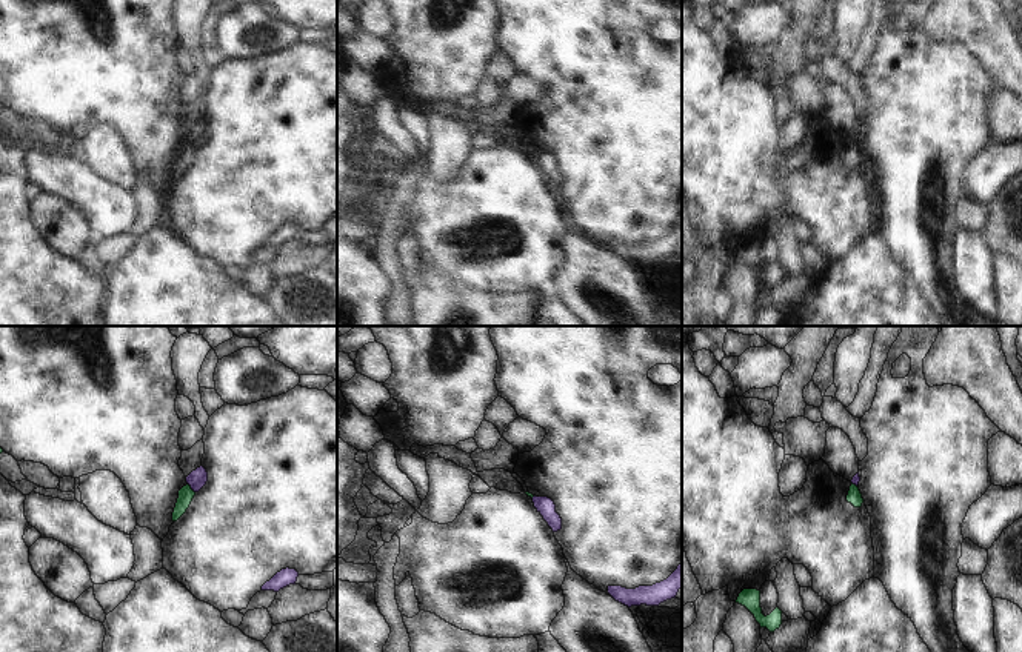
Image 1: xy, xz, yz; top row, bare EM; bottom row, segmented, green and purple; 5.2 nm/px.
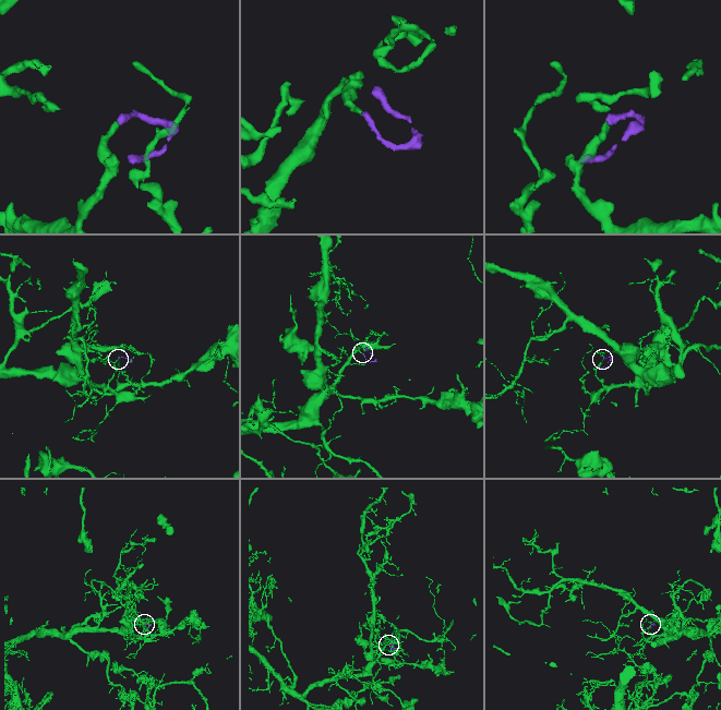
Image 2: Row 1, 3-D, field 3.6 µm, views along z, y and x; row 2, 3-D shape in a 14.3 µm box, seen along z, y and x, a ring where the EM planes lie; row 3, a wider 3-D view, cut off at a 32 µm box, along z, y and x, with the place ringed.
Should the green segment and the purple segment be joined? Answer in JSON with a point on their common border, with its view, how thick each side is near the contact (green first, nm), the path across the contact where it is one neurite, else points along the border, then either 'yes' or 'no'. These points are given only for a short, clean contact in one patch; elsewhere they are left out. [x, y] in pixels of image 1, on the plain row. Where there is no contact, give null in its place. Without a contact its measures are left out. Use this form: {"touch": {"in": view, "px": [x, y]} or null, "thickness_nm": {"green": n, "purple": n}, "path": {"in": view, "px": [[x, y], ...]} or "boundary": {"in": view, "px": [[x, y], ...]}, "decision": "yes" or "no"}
{"touch": {"in": "xy", "px": [190, 143]}, "thickness_nm": {"green": 80, "purple": 100}, "boundary": {"in": "xy", "px": [[188, 139], [194, 148]]}, "decision": "no"}

